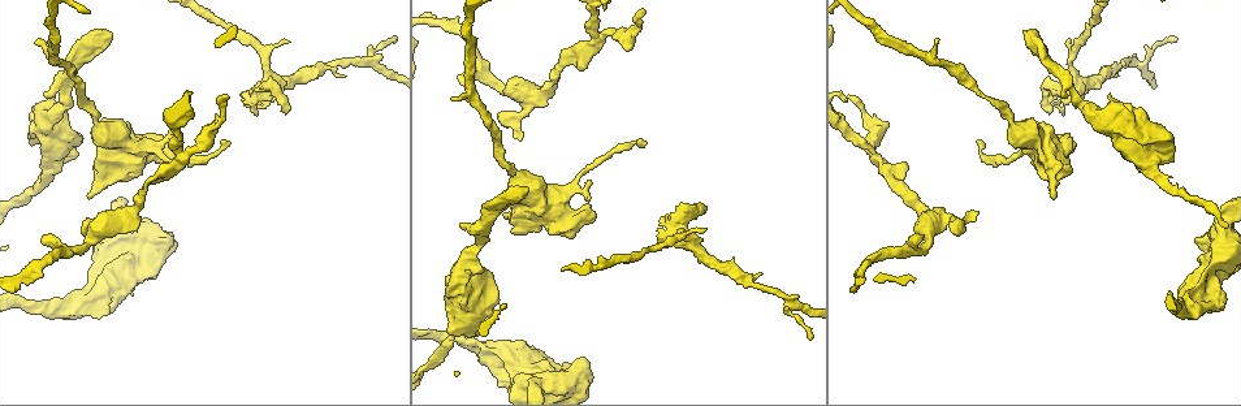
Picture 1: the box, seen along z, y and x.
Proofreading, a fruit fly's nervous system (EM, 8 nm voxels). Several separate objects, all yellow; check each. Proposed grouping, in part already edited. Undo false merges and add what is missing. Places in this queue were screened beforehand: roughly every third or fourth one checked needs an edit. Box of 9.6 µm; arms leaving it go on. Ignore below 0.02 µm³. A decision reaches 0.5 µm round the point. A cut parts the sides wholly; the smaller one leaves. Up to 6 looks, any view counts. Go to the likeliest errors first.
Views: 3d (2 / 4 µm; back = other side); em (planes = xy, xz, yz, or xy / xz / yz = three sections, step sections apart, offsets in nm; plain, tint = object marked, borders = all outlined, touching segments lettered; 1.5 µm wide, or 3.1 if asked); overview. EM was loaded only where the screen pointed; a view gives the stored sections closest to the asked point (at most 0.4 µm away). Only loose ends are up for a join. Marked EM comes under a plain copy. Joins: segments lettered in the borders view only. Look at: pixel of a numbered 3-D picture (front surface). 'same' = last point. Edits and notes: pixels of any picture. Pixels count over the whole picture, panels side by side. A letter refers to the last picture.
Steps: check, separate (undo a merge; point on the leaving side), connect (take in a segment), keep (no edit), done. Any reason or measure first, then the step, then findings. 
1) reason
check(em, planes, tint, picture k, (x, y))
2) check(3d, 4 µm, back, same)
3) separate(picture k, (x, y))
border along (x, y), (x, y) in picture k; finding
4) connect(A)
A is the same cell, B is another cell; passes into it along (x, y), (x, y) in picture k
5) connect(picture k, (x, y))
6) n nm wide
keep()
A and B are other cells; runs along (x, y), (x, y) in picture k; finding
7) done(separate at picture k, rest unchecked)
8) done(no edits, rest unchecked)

thick end
check(3d, 4 µm, picture 1, (552, 233))

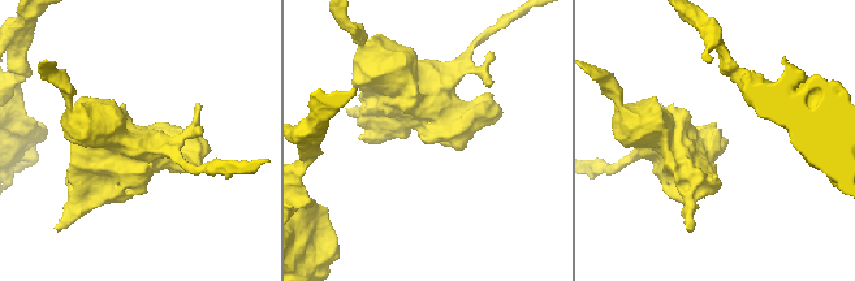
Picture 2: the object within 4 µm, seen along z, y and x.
arms of 400, 500 nm
check(em, xz, step 8, borders, picture 2, (427, 141))

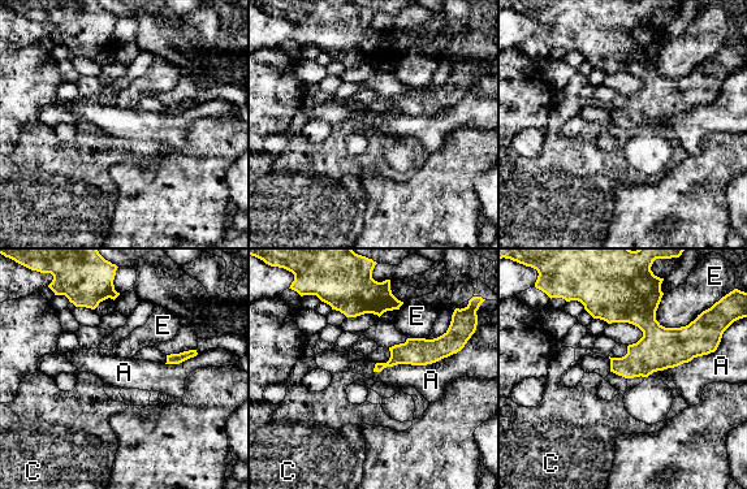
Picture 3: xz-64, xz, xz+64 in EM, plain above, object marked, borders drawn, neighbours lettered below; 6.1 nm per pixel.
keep()
A, C and E are other cells; border along (611, 371), (626, 379) in picture 3; no lettered segment goes on from it

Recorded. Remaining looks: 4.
check(3d, 2 µm, picture 1, (936, 43))

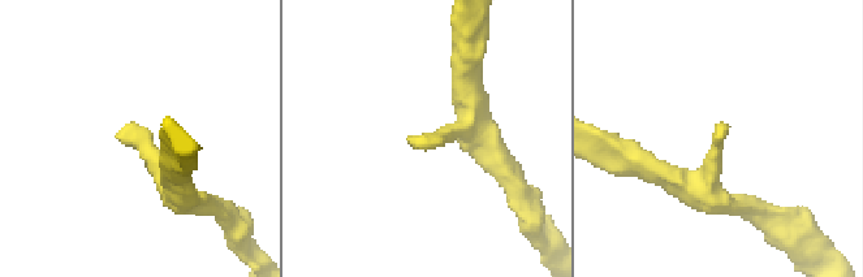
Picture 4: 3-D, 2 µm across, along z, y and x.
now the EM
check(em, planes, borders, picture 4, (411, 143))

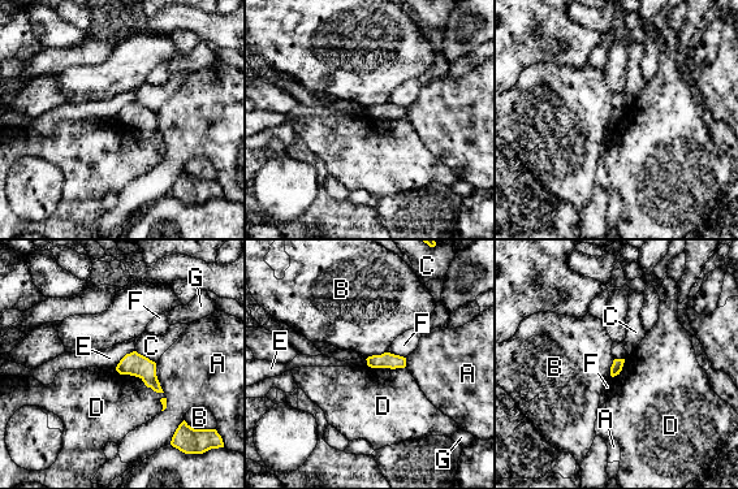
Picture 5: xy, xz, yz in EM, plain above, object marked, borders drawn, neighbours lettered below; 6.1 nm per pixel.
keep()
A, B, C, D, E, F and G are other cells; border along (134, 350), (128, 353), (115, 368) in picture 5; no lettered segment goes on from it

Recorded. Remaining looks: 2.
done(no edits, rest unchecked)

